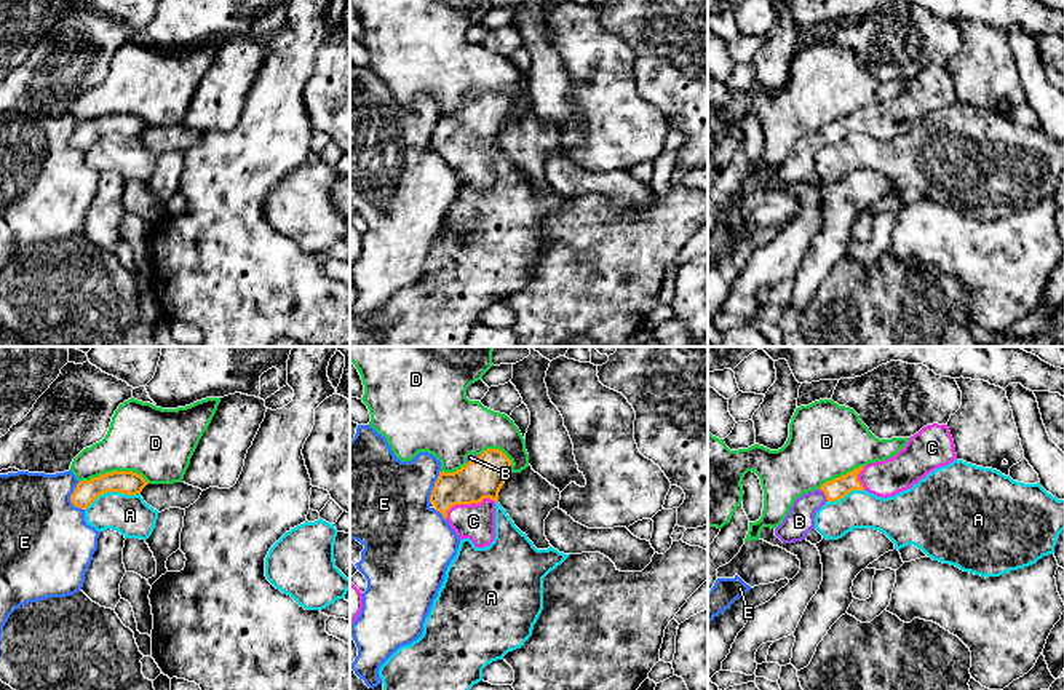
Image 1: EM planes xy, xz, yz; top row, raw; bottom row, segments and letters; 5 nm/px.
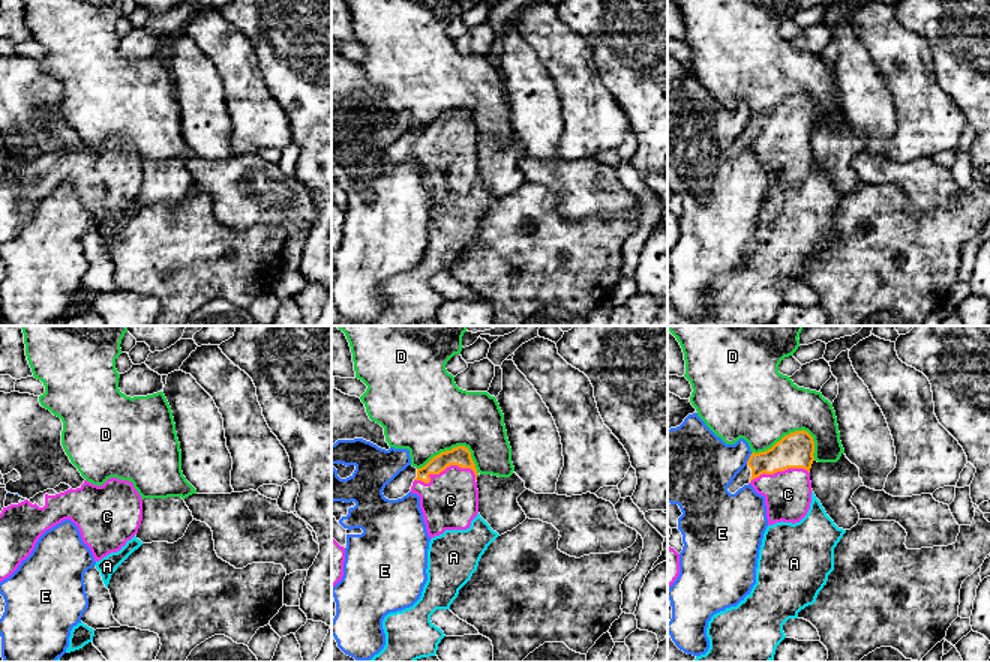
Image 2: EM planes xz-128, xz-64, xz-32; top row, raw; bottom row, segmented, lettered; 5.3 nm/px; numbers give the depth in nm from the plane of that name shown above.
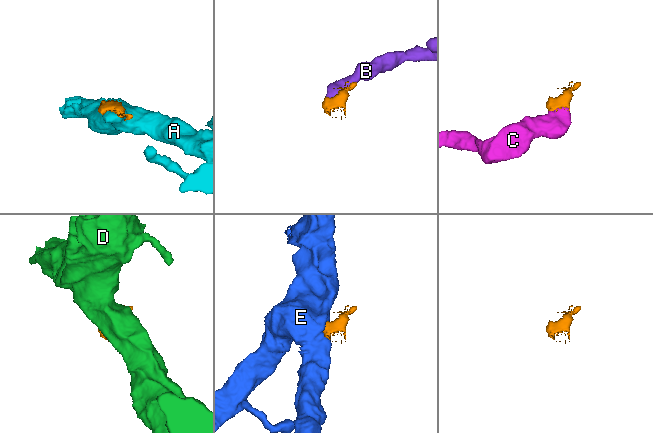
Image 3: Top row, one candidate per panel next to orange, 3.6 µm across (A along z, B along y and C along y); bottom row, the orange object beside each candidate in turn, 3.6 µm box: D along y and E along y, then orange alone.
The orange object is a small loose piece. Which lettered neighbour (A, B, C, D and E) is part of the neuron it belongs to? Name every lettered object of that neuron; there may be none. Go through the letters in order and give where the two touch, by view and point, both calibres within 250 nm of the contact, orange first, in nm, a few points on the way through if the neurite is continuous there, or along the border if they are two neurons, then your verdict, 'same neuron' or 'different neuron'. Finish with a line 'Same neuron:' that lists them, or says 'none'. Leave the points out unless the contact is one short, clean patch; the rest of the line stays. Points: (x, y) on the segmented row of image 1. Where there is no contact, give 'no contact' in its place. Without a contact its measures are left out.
A: xy (112, 491) | 120/200 nm | different neuron
B: yz (825, 494) | 110/150 nm | same neuron
C: xz (467, 503) | 200/180 nm | across xz (481, 478), (468, 494), (467, 503), (473, 521) | same neuron
D: xy (115, 471) | 120/360 nm | different neuron
E: xy (71, 499) | 120/460 nm | along xy (80, 481), (71, 495), (71, 502), (83, 510) | different neuron
Same neuron: B, C

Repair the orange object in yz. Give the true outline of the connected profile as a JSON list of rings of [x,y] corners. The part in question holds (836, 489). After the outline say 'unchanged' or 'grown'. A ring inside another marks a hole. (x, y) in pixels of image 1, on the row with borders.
[[[927,425],[911,436],[895,457],[855,468],[799,497],[775,529],[775,535],[783,543],[802,541],[815,529],[815,514],[826,502],[837,502],[852,490],[867,490],[882,498],[893,497],[954,460],[957,454],[947,425]]] | grown

